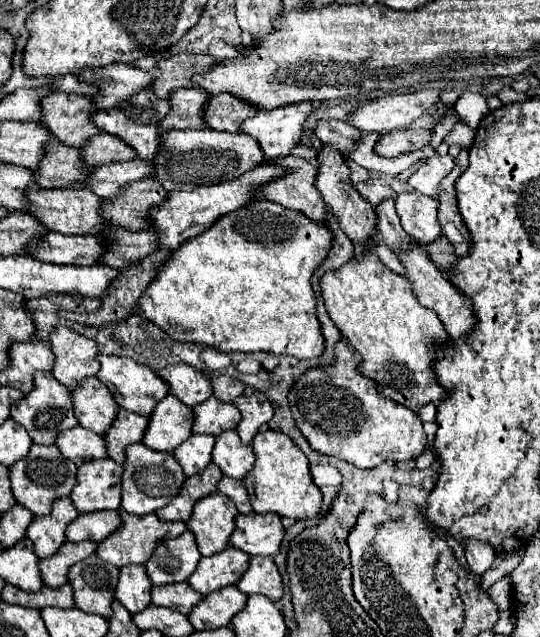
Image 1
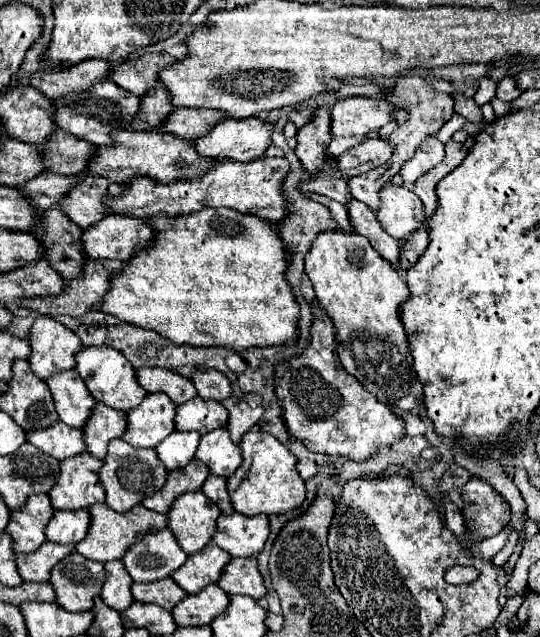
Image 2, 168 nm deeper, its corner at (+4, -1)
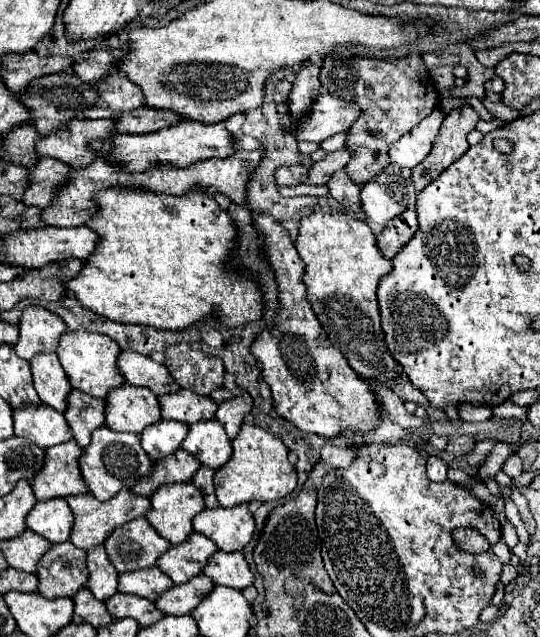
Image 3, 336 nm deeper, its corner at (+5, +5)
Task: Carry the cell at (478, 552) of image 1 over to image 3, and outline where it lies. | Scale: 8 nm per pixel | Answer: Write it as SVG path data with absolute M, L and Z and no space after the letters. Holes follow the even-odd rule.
M431 456L427 460L427 476L433 482L445 482L447 480L447 462Z

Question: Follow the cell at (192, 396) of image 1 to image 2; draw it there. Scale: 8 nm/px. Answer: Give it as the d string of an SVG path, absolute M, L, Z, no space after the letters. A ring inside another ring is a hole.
M138 368L136 380L146 392L164 392L174 404L184 404L196 396L192 382L172 370L164 368Z

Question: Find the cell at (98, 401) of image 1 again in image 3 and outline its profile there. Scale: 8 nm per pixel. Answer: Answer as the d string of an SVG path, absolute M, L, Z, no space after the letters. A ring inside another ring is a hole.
M39 354L31 360L33 384L43 404L55 408L57 412L67 410L67 394L71 394L73 386L57 358L57 354Z

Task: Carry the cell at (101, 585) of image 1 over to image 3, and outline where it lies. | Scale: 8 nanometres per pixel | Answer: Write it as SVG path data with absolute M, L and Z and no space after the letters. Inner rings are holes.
M71 542L55 544L39 560L39 594L45 598L71 598L75 590L87 586L87 552Z

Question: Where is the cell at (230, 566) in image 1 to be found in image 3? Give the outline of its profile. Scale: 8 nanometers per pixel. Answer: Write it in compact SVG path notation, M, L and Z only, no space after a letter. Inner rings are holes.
M193 532L187 542L167 550L167 554L159 558L157 566L175 584L185 584L203 572L203 566L215 552L217 552L215 542L211 542L207 536L201 536L199 532Z

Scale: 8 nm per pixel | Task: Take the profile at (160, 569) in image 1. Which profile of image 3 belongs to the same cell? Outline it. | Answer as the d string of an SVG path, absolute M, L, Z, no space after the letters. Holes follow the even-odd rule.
M137 518L119 526L105 540L105 550L109 554L111 564L119 572L133 572L141 568L157 566L161 554L171 548L155 528L147 522L147 518Z

